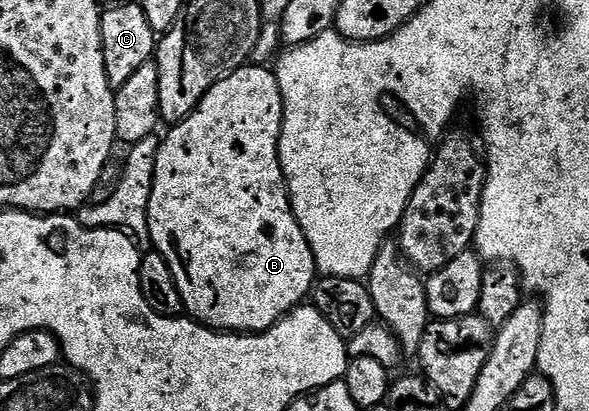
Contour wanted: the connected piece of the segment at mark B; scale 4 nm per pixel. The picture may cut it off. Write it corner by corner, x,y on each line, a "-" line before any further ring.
237,68
231,76
225,76
194,108
194,113
186,120
169,129
170,133
162,136
162,144
156,154
156,174
152,182
152,198
148,202
148,230
153,251
159,252
168,262
172,274
176,278
176,286
184,298
186,312
193,319
215,329
231,334
253,334
266,332
277,320
293,312
303,303
302,300
311,295
319,275
312,250
308,246
308,238
304,238
304,230
294,217
290,205
290,193
286,191
286,180
282,177
282,167
278,157
278,139
282,133
282,95
278,85
278,77
266,68

